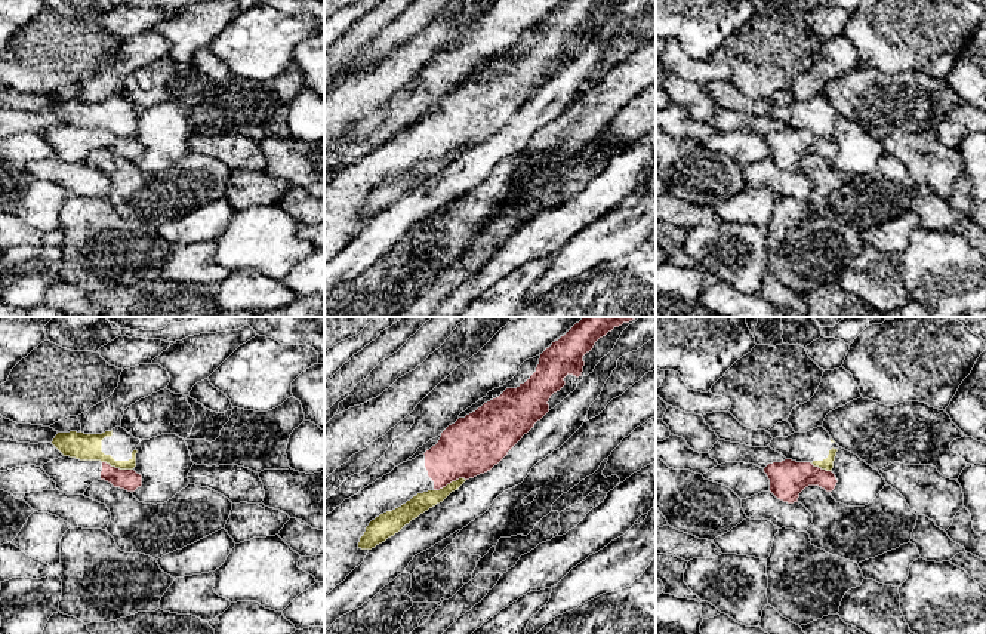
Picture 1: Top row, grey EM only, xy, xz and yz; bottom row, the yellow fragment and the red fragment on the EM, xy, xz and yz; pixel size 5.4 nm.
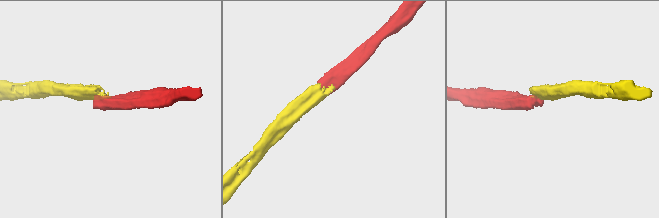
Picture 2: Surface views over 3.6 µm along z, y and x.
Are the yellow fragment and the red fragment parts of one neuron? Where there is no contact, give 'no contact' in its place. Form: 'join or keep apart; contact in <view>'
keep apart; contact in xz

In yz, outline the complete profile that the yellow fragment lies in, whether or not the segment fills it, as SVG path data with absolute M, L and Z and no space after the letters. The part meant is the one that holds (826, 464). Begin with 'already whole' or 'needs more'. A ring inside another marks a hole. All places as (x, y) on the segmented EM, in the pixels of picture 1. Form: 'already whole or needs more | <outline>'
needs more | M823 427L807 433L794 433L788 437L776 437L771 440L770 447L786 459L811 462L826 471L832 471L839 449Z

